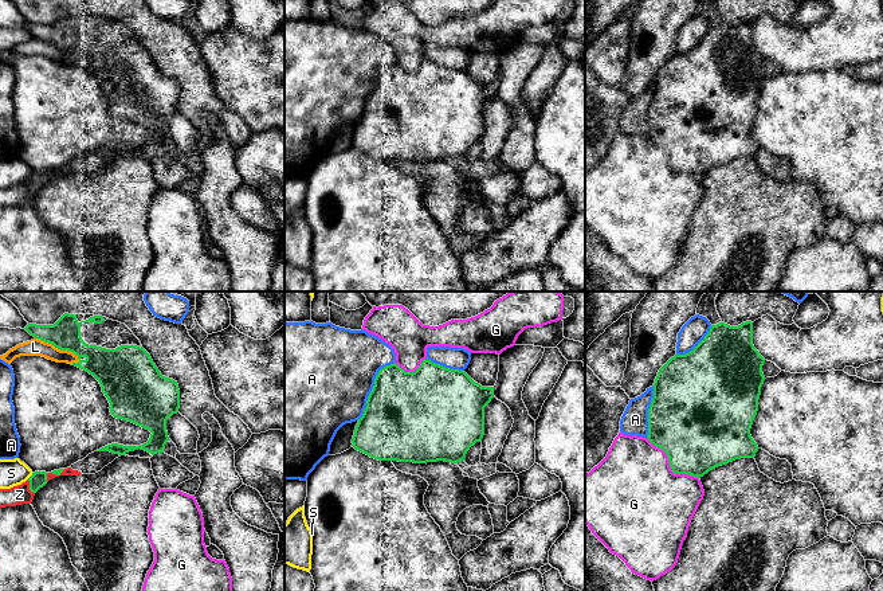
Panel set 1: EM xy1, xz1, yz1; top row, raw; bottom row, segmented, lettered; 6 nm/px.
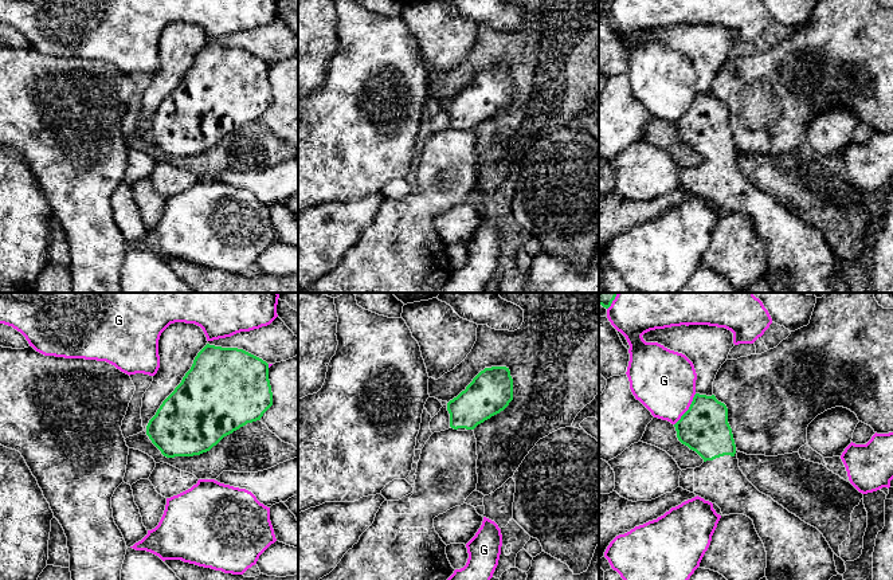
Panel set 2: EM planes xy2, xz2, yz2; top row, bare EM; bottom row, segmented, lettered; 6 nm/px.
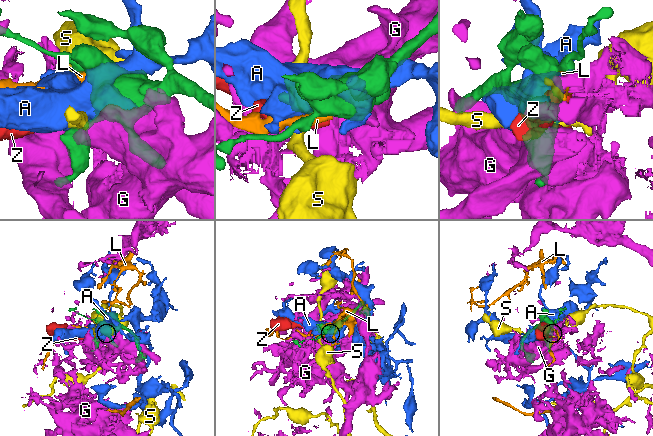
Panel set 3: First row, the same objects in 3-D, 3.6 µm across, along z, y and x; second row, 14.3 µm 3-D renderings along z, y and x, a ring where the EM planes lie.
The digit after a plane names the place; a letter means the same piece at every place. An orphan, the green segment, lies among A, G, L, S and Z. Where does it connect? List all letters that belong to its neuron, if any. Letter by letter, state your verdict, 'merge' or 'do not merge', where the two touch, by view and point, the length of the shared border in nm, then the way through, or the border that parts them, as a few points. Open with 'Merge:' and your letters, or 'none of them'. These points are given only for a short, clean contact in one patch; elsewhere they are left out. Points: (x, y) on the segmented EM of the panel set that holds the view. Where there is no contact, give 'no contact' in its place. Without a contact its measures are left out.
Merge: none of them
A: do not merge; meets green in xz1 at (373, 387); contact 420 nm long
G: do not merge; meets green in yz1 at (670, 465); contact 400 nm long
L: do not merge; meets green in xy1 at (59, 348); contact 300 nm long
S: do not merge; meets green in xy1 at (31, 476); contact 50 nm long; border along xy1 (32, 473), (27, 478)
Z: do not merge; meets green in xy1 at (30, 486); contact 100 nm long

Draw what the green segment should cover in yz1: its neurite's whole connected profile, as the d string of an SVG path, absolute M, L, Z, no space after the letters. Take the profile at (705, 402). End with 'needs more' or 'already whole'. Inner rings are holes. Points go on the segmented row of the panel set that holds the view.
M725 322L711 325L705 338L688 353L675 355L658 372L654 398L648 408L648 441L662 449L675 474L703 477L710 470L741 458L754 458L758 446L750 435L758 411L758 399L765 376L765 359L753 345L753 322L738 326Z; already whole

